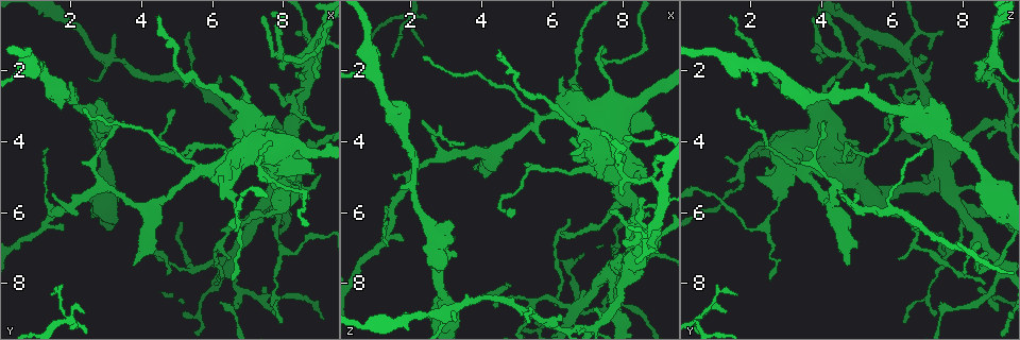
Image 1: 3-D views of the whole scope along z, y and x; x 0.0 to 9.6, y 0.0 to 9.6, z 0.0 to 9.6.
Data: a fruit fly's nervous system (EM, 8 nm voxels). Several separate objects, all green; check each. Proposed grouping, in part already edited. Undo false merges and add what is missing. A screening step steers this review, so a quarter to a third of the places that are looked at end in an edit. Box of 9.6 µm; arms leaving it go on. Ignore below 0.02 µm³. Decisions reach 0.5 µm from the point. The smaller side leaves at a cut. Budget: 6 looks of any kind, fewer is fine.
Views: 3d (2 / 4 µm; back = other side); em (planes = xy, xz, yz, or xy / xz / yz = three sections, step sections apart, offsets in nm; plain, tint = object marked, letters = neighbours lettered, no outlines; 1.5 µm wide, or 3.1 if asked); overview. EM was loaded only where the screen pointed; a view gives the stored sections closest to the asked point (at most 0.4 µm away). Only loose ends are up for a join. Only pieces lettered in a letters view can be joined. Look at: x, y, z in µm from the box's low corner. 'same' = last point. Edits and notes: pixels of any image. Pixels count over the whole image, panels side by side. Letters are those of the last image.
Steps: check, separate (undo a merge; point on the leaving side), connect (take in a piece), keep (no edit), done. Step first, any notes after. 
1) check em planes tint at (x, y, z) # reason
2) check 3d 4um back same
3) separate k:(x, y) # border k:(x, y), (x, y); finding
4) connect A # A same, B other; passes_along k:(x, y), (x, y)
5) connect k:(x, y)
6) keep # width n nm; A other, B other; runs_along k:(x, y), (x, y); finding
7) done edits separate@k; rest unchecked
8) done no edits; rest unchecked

check em yz step 8 tint at (9.20, 3.60, 5.85) # free end

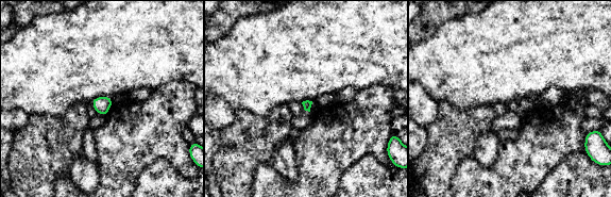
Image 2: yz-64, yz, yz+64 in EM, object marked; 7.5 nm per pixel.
check em planes letters same

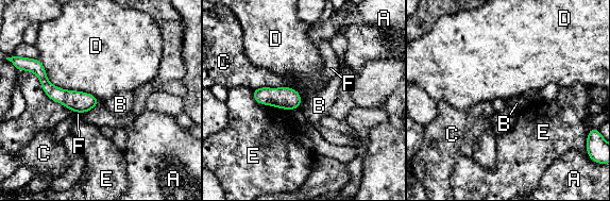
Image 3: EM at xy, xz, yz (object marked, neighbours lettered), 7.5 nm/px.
keep # width 150 nm; A other, B other, C other, D other, E other, F other; border 3:(38, 59), (51, 83), (99, 100); none of them fits

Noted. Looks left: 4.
check em xz step 4 letters at (3.10, 5.40, 4.35) # branch point

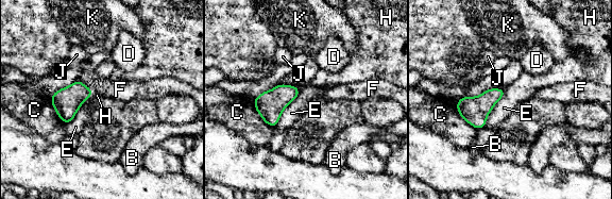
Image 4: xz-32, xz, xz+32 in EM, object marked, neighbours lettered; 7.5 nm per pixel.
check em planes letters same

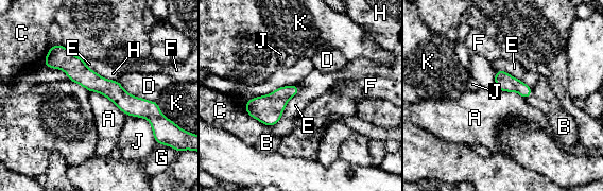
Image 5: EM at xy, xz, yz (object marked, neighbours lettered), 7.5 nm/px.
keep # A other, B other, C other, D other, E other, F other, G other, H other, J other, K other; continuous, no second neuron

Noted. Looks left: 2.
check em planes letters at (1.45, 8.30, 1.65) # an open end

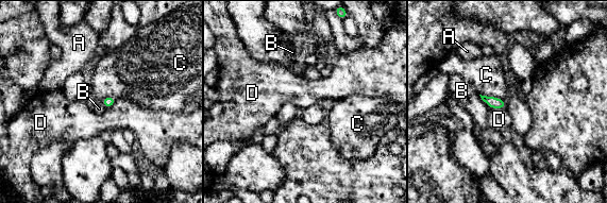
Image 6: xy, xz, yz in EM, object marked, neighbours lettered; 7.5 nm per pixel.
keep # longest_contact C 200 nm; A other, B other, C other, D other; none of them fits

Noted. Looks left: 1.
done no edits; rest unchecked

